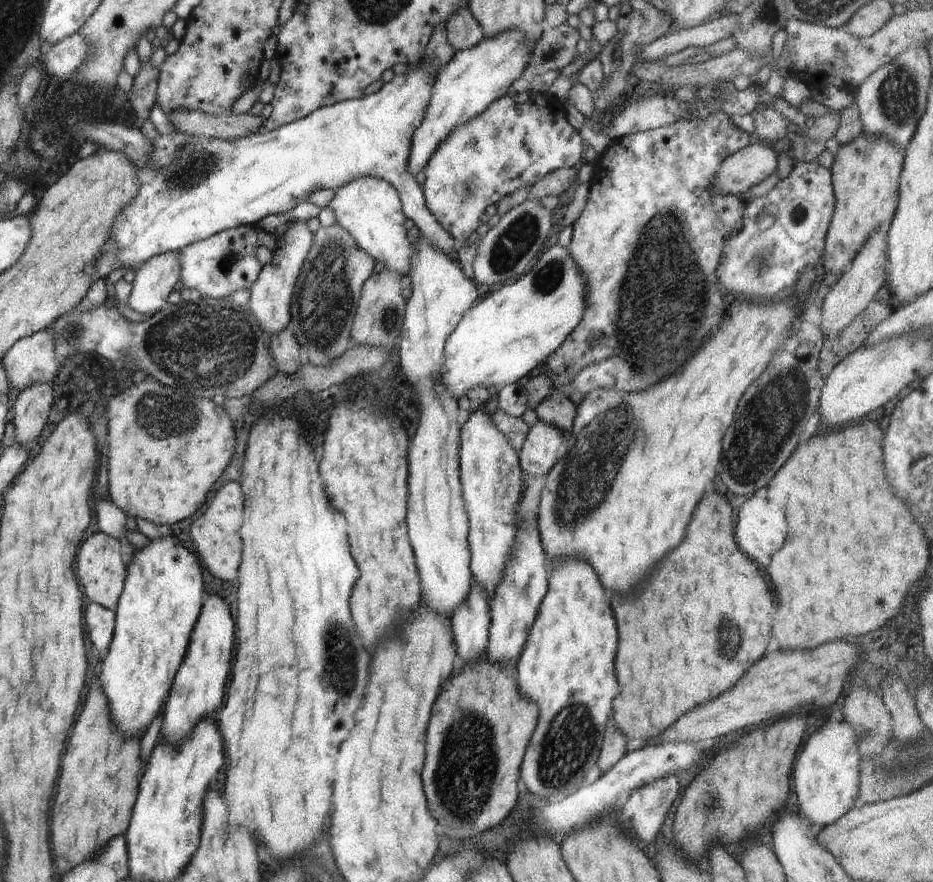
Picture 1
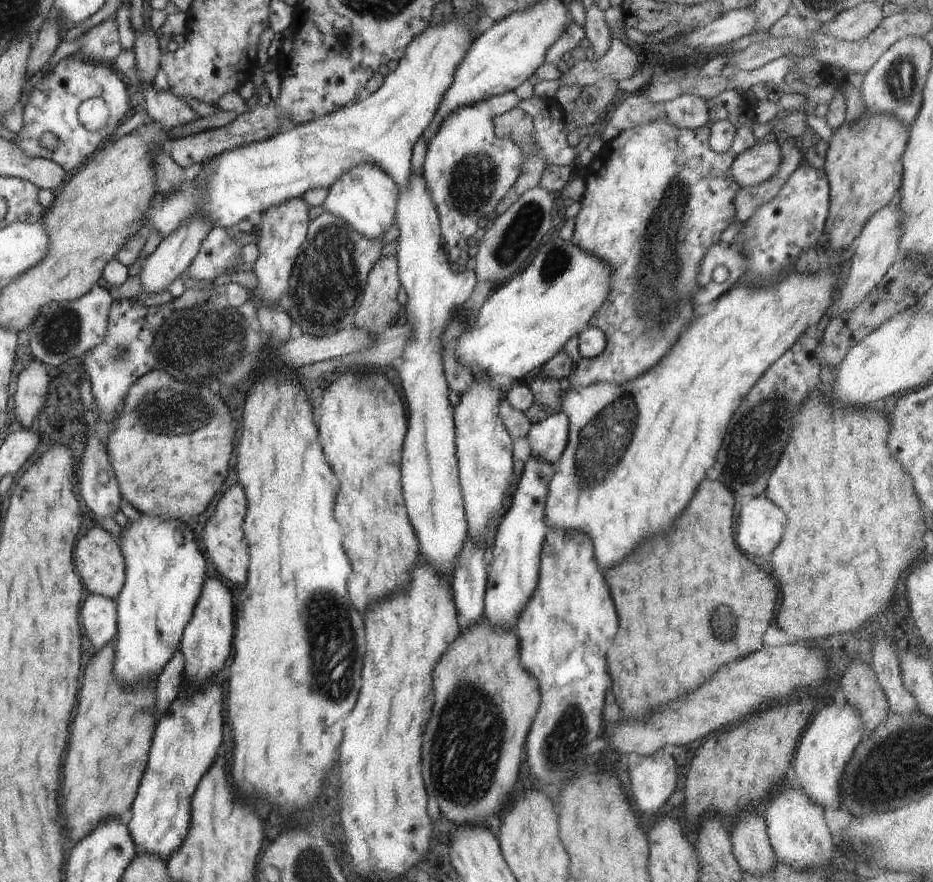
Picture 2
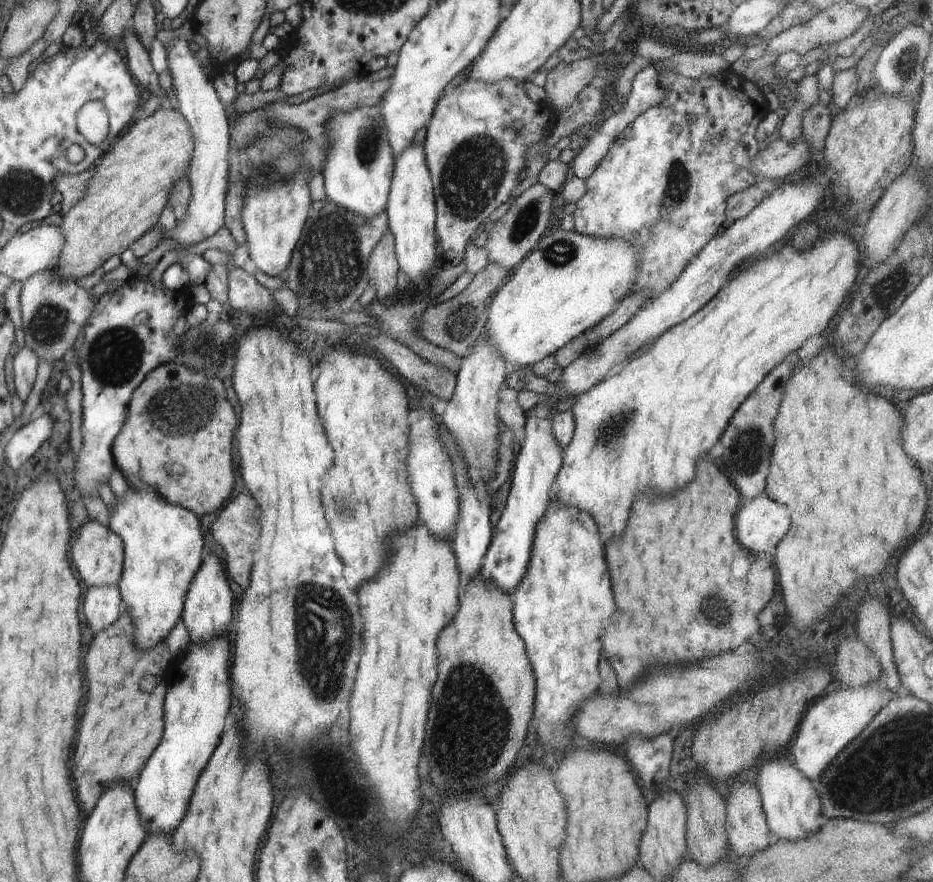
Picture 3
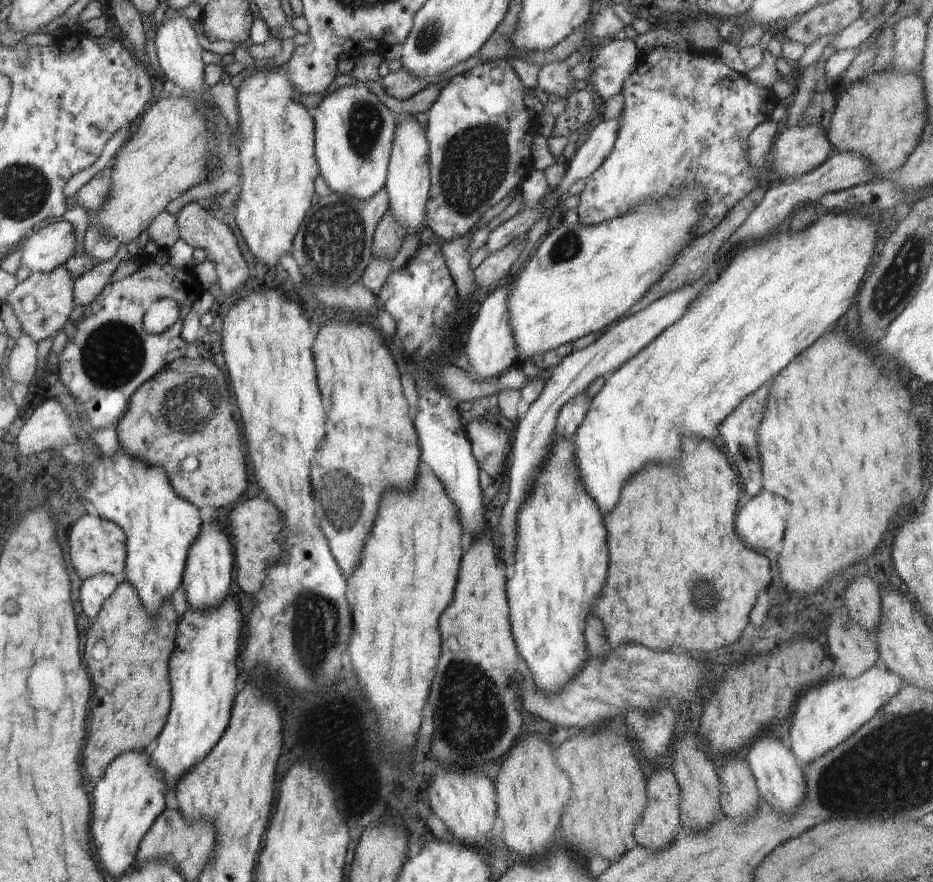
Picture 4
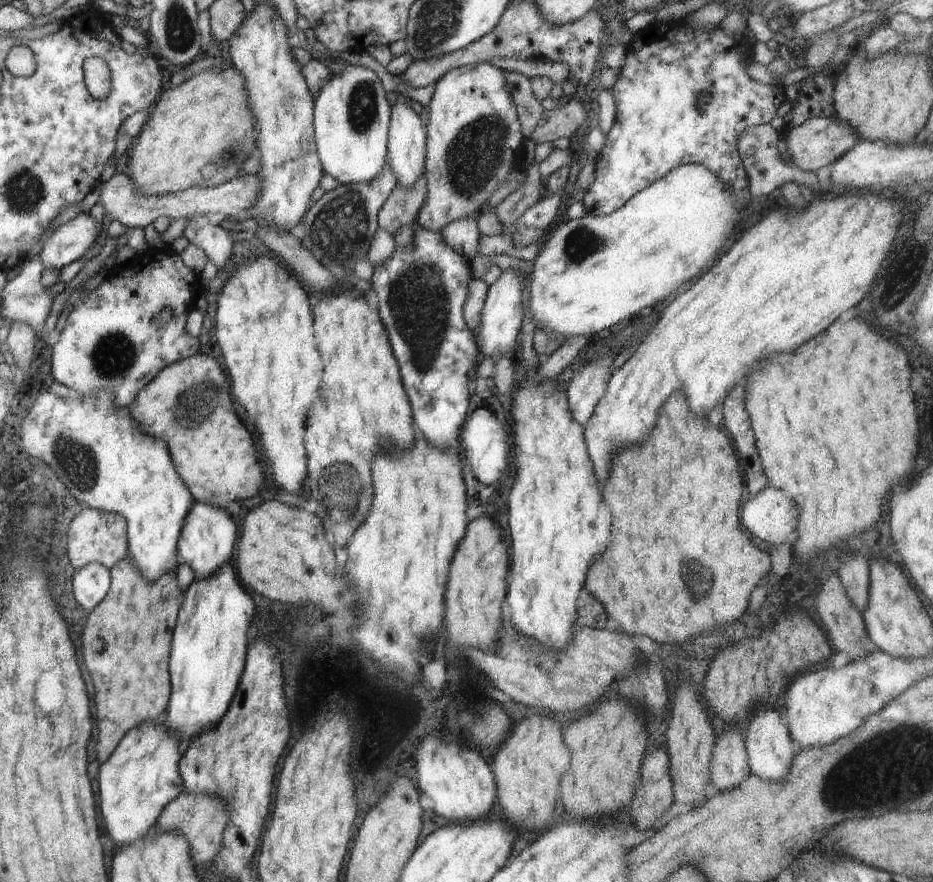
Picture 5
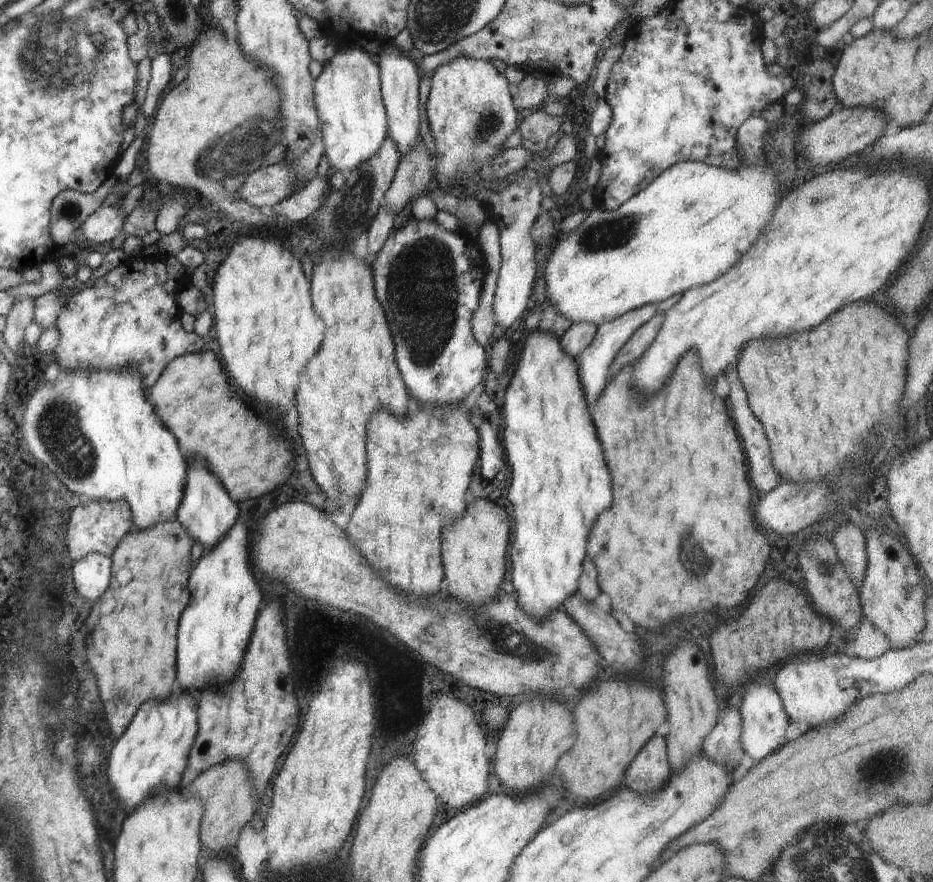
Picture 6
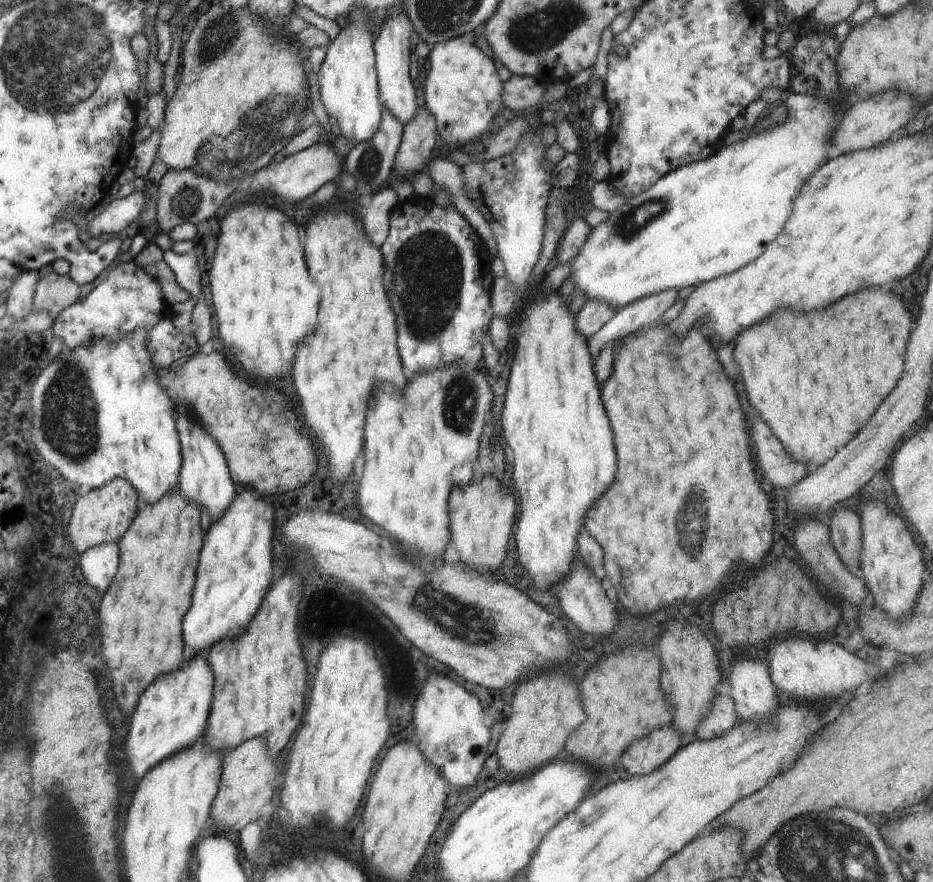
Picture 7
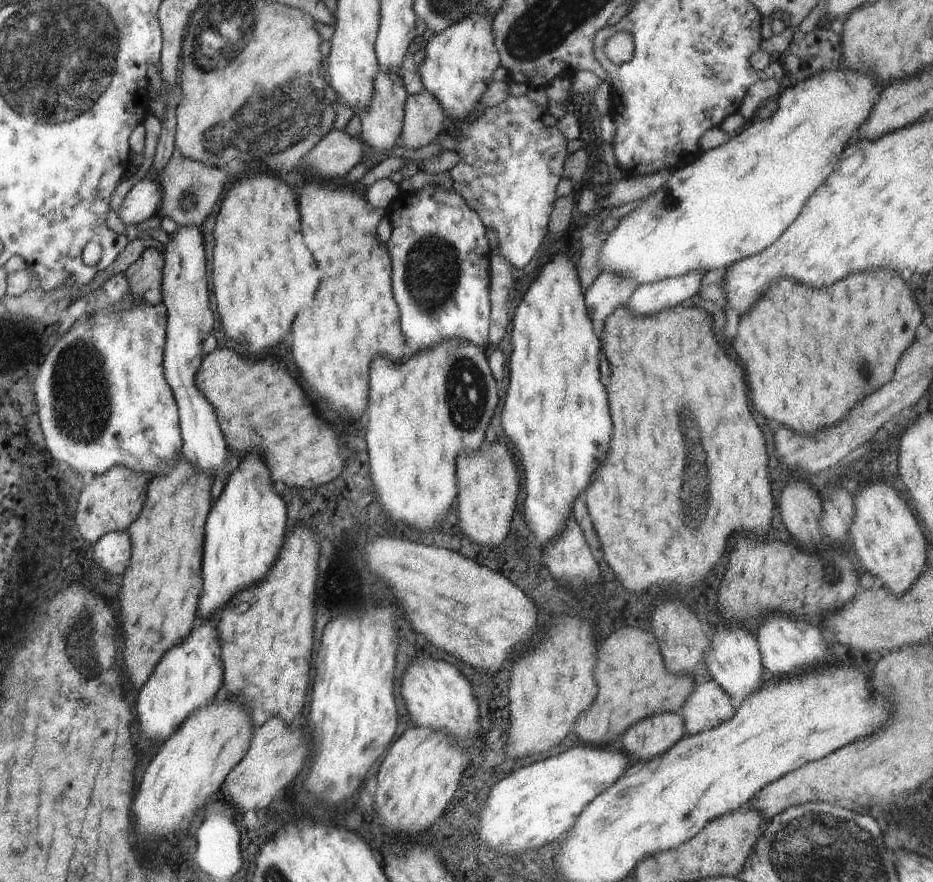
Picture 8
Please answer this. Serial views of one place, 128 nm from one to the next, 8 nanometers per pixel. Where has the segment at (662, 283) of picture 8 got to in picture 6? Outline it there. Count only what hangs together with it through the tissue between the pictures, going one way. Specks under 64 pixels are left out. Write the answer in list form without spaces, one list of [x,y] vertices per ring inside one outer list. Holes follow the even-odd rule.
[[[647,304],[640,308],[635,308],[619,316],[617,319],[602,323],[598,326],[597,333],[590,341],[590,344],[587,344],[586,348],[577,356],[576,360],[579,364],[579,377],[582,381],[584,392],[586,392],[586,398],[588,398],[590,404],[598,398],[598,395],[604,390],[606,383],[610,380],[606,379],[608,378],[608,367],[615,358],[616,352],[628,342],[628,339],[640,326],[648,322],[648,320],[656,314],[657,307],[658,305],[655,304]]]

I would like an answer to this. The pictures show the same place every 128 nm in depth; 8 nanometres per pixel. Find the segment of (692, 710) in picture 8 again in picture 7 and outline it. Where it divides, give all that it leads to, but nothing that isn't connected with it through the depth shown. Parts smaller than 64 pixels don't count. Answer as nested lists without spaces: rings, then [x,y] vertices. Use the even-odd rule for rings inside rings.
[[[718,690],[711,704],[707,715],[696,727],[694,734],[696,739],[708,740],[721,737],[739,722],[730,694]]]

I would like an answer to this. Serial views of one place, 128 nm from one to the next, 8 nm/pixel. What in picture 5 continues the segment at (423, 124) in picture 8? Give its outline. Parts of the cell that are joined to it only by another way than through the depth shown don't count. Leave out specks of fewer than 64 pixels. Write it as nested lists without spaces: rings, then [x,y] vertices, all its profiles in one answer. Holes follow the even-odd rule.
[[[422,173],[413,187],[397,187],[390,193],[377,216],[377,226],[394,236],[398,228],[415,225],[418,211],[427,197],[427,176]]]

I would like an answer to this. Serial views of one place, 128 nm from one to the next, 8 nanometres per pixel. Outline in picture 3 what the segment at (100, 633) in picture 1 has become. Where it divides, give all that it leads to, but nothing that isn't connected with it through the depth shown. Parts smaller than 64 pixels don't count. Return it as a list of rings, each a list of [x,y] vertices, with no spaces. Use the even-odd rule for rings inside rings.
[[[118,585],[94,586],[86,590],[86,604],[82,604],[88,624],[94,632],[114,624],[121,615],[121,594]]]

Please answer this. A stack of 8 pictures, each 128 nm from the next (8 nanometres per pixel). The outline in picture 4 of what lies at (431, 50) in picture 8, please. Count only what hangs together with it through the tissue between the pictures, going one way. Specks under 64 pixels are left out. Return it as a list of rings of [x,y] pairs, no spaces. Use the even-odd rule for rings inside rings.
[[[508,59],[486,61],[453,76],[429,108],[425,135],[429,144],[431,187],[425,204],[425,226],[429,226],[440,240],[449,241],[473,233],[481,225],[482,214],[512,189],[518,188],[531,171],[530,146],[538,134],[540,118],[528,116],[522,99],[523,90]]]

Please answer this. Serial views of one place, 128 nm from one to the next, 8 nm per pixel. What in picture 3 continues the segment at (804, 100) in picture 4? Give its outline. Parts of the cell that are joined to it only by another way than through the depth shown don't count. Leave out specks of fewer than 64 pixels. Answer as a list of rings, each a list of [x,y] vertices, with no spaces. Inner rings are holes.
[[[804,75],[797,82],[797,97],[792,100],[790,110],[782,122],[780,136],[786,142],[794,142],[803,131],[803,114],[806,109],[818,103],[819,78]]]

